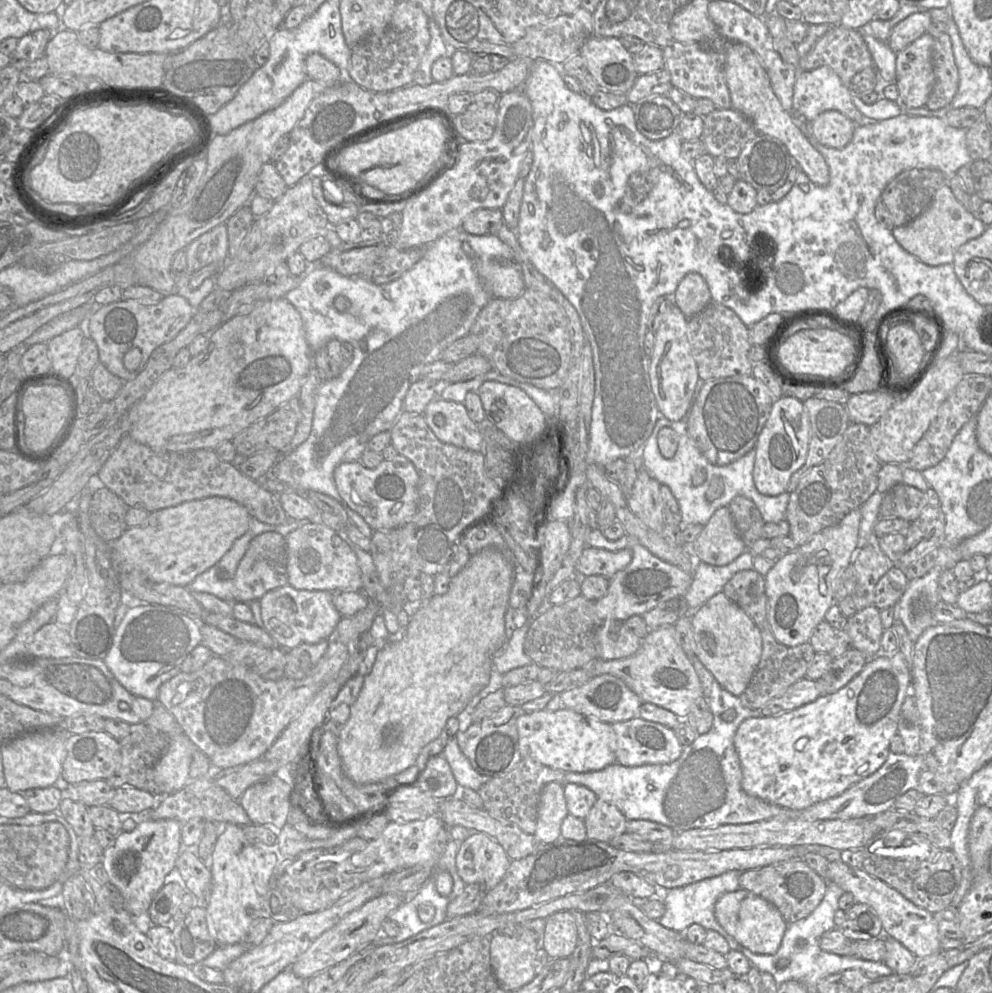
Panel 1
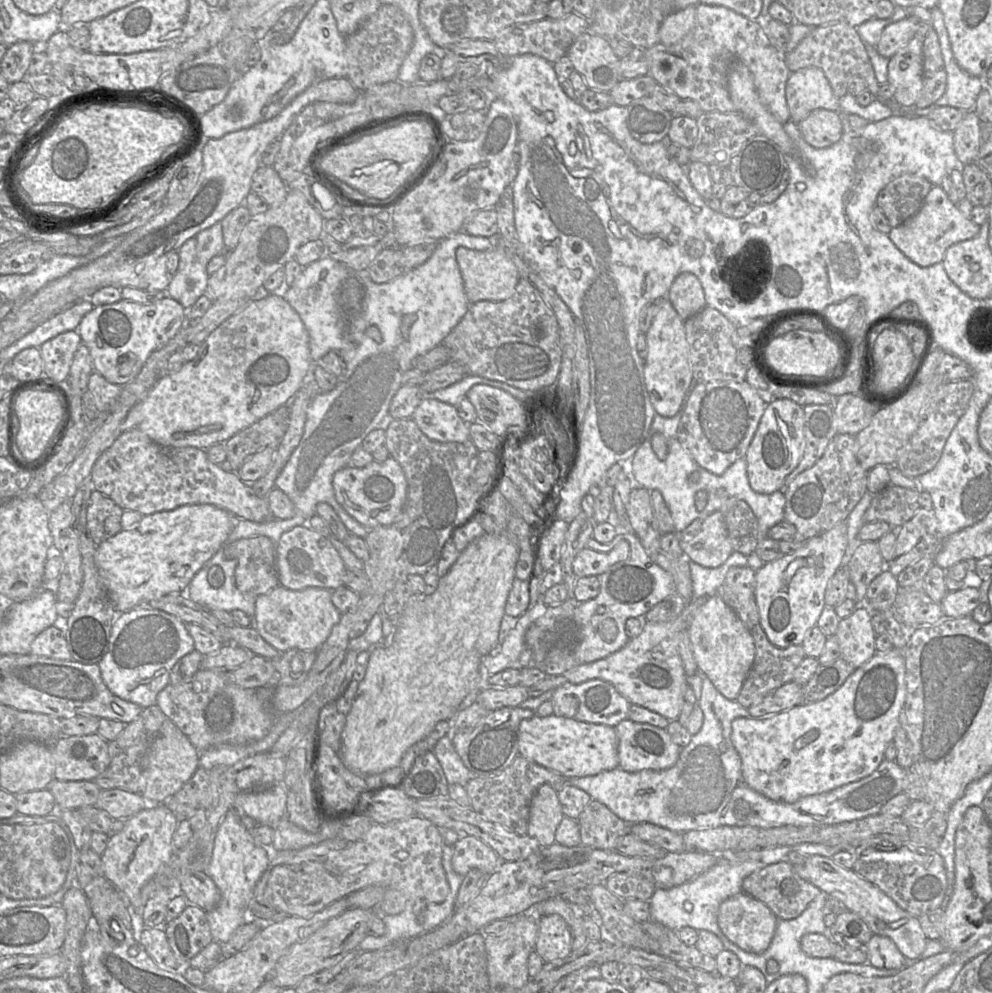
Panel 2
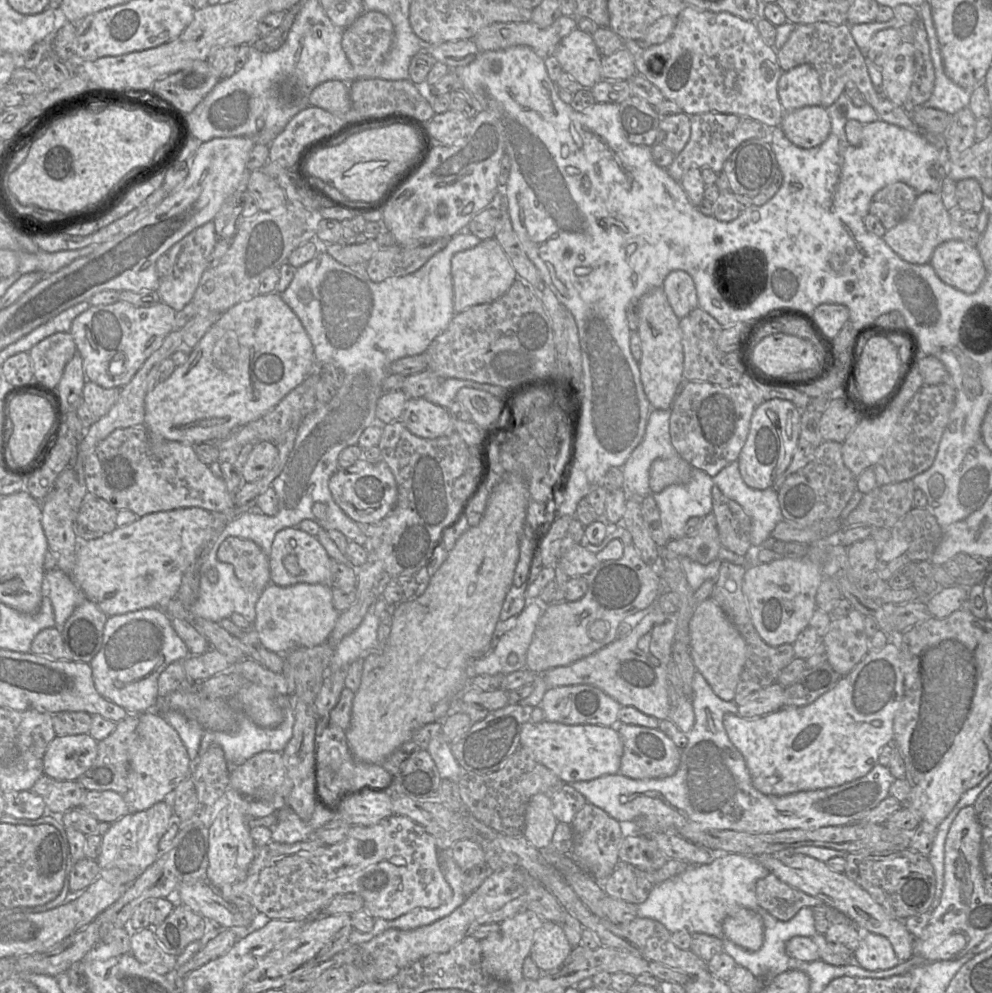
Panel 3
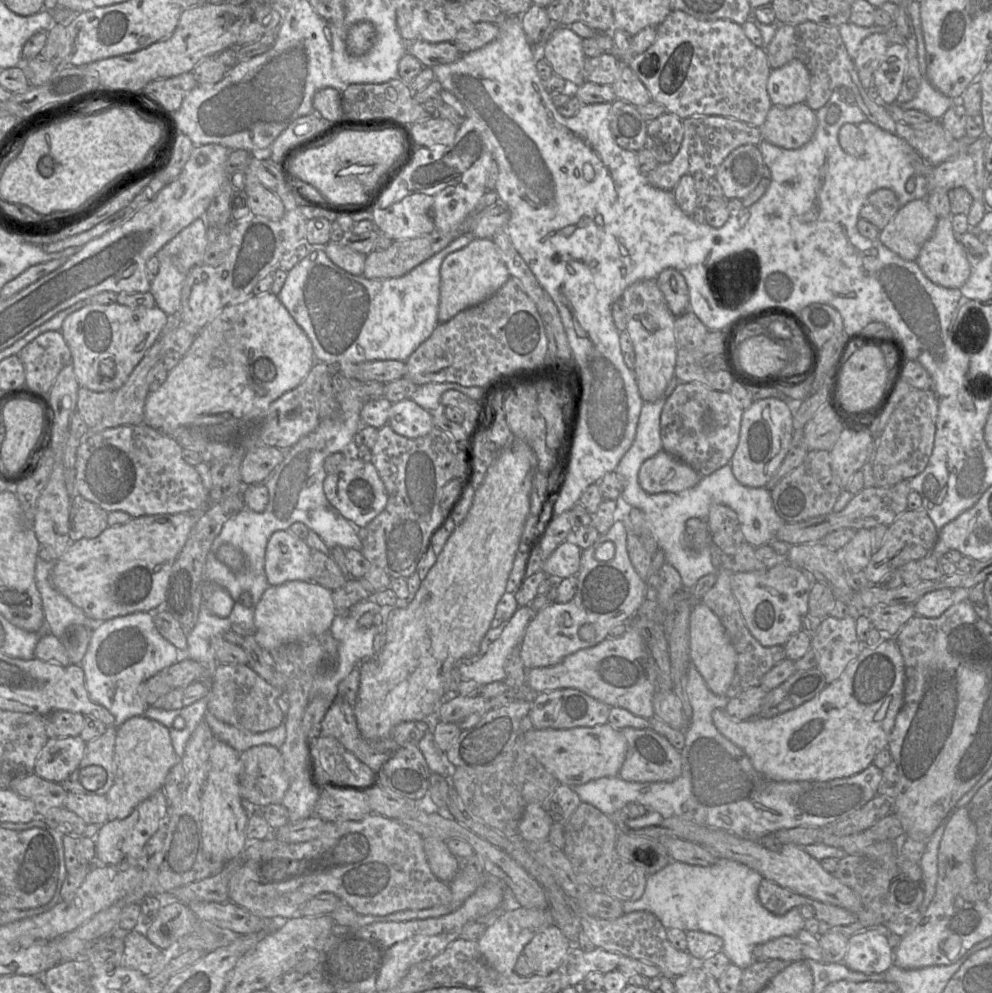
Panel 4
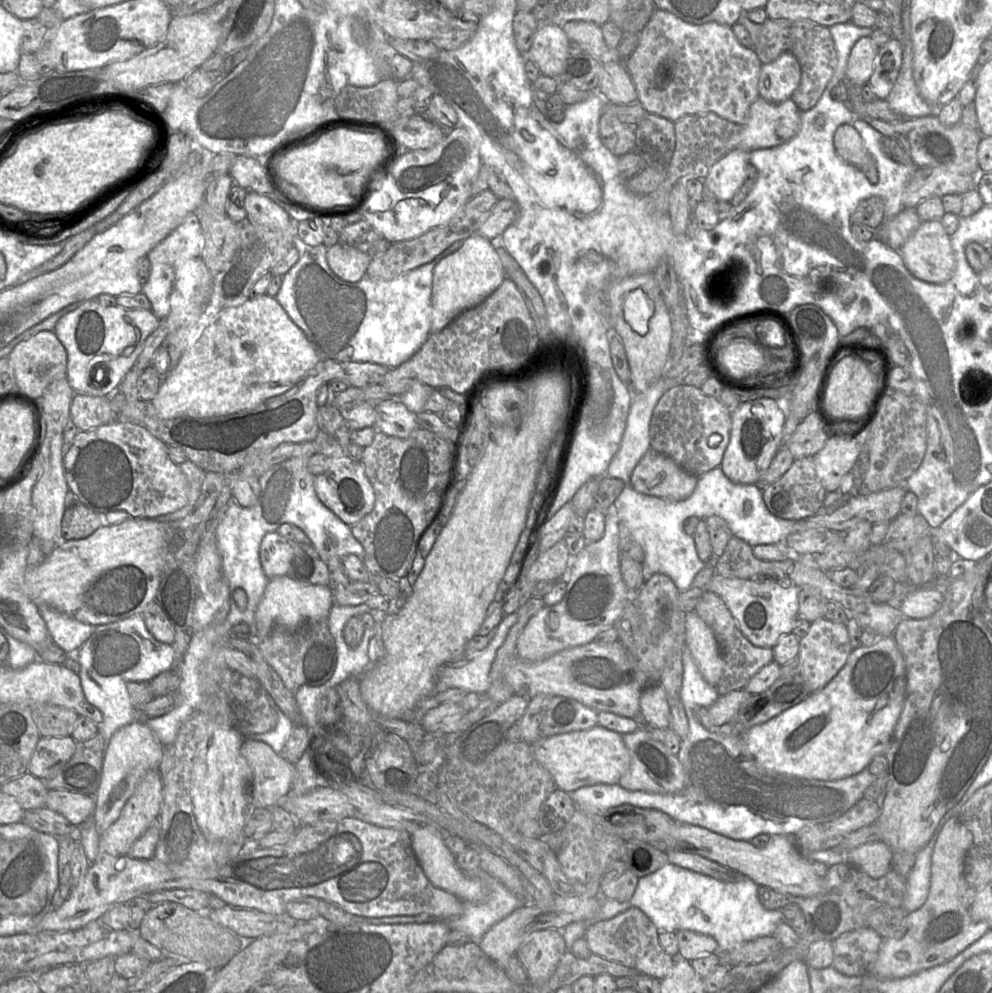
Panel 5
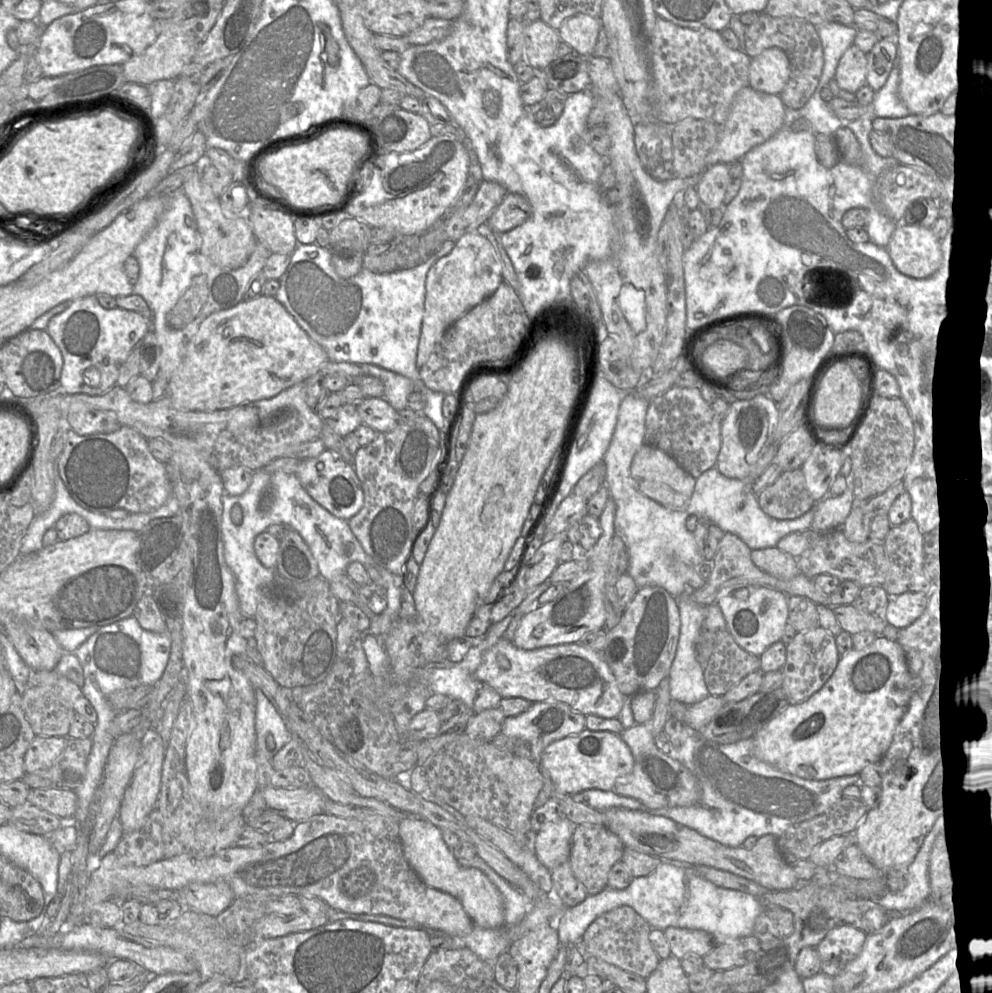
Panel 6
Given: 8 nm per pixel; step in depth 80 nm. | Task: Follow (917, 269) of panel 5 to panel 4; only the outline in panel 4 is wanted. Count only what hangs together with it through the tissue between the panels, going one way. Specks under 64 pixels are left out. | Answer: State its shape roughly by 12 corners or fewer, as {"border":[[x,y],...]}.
{"border":[[951,215],[938,218],[915,261],[957,289],[971,273]]}

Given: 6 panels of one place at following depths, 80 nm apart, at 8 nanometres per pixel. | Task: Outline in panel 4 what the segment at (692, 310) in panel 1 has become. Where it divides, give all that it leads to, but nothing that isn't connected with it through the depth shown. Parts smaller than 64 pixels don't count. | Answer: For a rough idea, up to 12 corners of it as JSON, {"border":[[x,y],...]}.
{"border":[[666,268],[656,277],[674,317],[690,310],[683,275]]}

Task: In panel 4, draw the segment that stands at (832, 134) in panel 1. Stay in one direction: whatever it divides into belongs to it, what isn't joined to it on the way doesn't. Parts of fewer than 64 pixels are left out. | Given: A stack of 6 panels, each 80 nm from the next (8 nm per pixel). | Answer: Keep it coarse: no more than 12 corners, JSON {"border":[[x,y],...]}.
{"border":[[805,103],[773,105],[762,141],[786,149],[807,144],[816,112]]}

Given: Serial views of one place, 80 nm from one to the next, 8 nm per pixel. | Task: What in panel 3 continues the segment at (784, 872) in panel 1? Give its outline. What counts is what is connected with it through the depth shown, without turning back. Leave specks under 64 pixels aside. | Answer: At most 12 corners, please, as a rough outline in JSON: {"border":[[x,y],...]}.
{"border":[[772,873],[756,882],[759,905],[781,921],[824,904]]}

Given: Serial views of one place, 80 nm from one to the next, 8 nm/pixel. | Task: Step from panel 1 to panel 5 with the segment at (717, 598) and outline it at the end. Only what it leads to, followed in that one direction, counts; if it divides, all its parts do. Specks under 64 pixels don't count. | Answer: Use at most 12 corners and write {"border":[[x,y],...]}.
{"border":[[695,610],[686,612],[686,646],[703,678],[724,671],[717,639]]}

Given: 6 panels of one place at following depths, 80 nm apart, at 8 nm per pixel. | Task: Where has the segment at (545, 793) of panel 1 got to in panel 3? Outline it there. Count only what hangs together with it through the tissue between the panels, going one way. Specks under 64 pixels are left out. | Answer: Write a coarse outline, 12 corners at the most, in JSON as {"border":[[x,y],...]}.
{"border":[[539,793],[526,808],[523,836],[551,848],[558,824],[551,797]]}

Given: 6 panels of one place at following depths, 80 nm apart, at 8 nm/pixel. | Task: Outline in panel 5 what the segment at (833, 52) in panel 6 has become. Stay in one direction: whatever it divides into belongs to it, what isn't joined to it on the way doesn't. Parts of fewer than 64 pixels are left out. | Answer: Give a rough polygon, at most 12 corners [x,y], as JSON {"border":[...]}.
{"border":[[852,22],[829,27],[837,52],[837,67],[827,87],[835,87],[846,76],[853,46],[874,28]]}

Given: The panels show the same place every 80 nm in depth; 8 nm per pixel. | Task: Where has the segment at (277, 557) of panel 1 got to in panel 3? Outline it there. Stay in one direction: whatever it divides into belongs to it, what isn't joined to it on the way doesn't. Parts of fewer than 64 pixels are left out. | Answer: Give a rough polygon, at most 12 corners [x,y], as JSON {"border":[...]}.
{"border":[[227,538],[217,559],[245,586],[271,583],[268,556],[251,540]]}

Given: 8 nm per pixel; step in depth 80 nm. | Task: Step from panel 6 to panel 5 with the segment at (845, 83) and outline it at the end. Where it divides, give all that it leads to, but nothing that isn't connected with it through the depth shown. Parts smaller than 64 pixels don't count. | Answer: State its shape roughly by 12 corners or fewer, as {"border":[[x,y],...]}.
{"border":[[870,36],[853,46],[846,76],[868,84],[879,47]]}

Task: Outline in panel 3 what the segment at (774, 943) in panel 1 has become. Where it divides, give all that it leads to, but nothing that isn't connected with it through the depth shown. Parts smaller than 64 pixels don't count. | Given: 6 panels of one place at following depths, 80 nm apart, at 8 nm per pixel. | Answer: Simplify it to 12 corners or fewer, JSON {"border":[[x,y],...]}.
{"border":[[739,908],[723,921],[725,936],[758,951],[764,942],[760,914]]}

